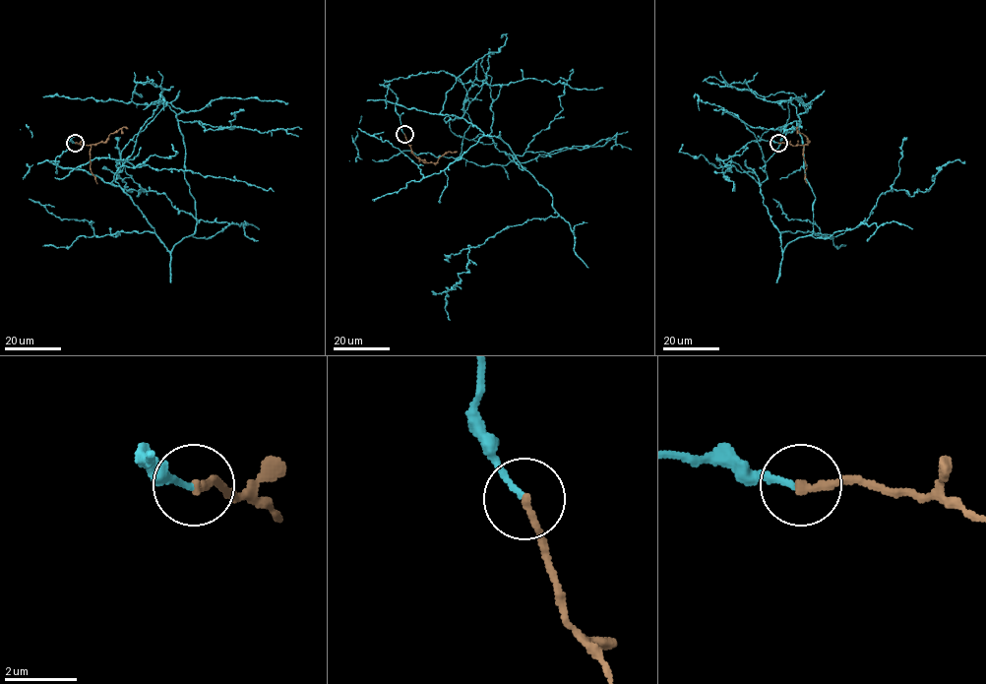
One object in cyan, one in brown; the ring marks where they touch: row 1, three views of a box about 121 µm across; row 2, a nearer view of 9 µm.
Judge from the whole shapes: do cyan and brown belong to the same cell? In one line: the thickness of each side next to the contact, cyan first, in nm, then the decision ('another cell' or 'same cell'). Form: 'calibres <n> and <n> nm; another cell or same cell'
calibres 150 and 240 nm; same cell

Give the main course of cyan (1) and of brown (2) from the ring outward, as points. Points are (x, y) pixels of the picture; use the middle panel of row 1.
1: (403, 134), (386, 86), (391, 102), (502, 139), (525, 168), (507, 154), (503, 165), (411, 151), (372, 159)
2: (403, 134), (411, 152), (424, 161), (435, 163), (449, 152), (457, 152)

